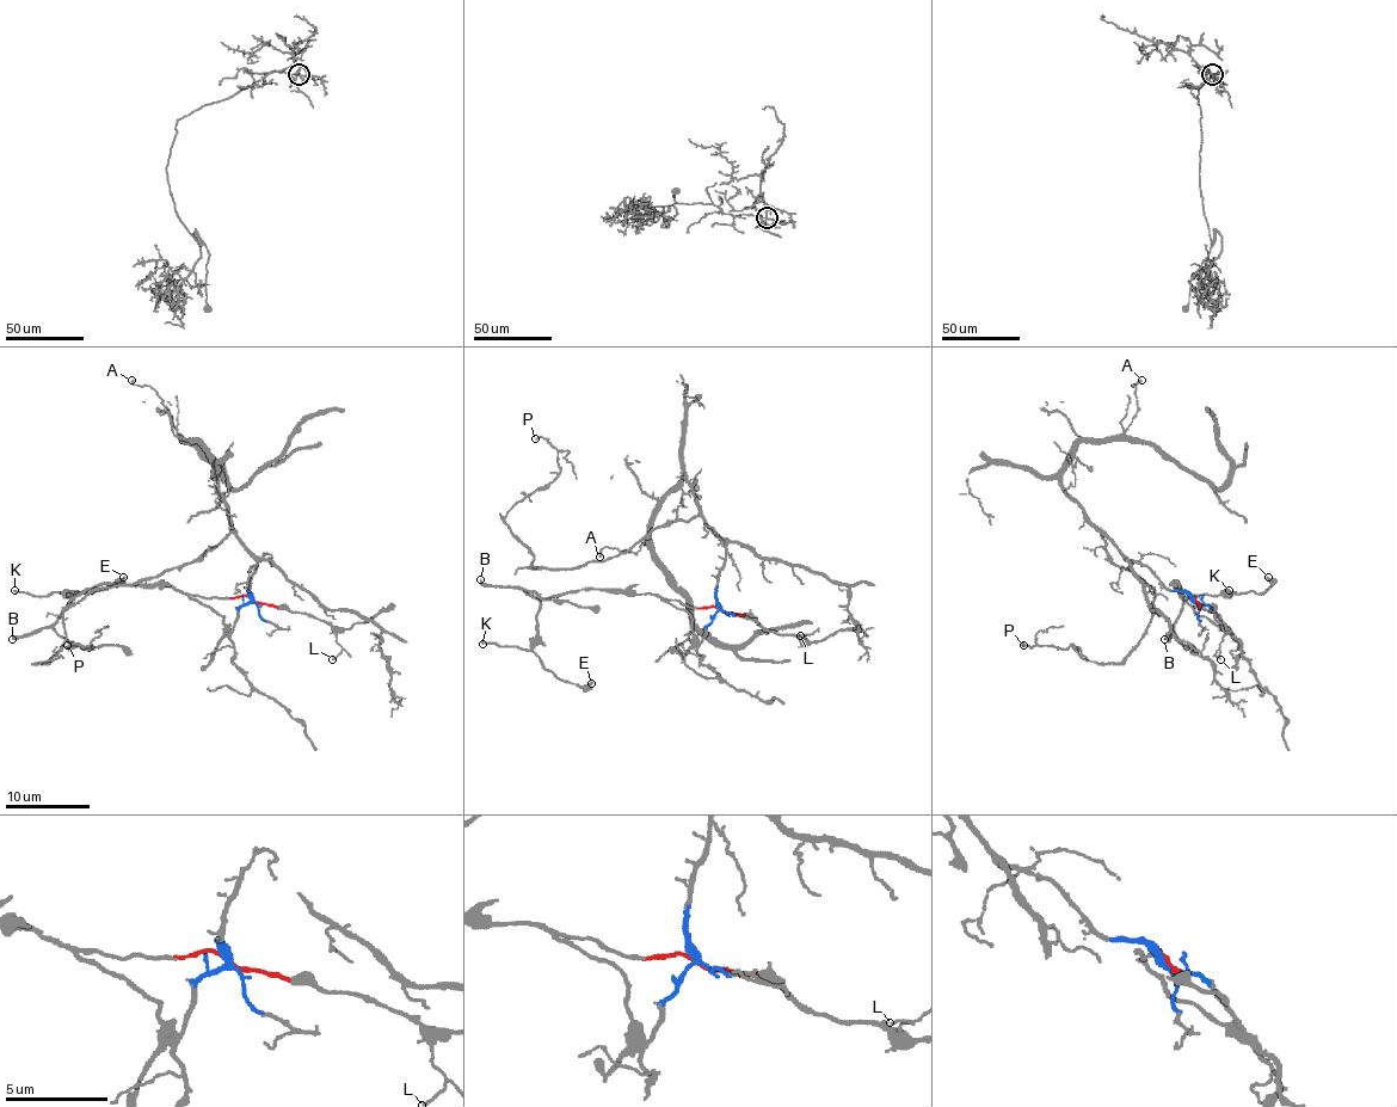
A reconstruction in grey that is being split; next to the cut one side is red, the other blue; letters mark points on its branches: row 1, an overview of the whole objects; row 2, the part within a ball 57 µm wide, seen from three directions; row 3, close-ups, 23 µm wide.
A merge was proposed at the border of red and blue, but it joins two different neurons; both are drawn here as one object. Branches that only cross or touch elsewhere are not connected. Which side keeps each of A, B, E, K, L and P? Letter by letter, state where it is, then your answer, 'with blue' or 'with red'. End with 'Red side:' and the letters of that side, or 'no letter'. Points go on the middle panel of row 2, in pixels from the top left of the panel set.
A: (599, 557) | with blue
B: (480, 579) | with red
E: (591, 683) | with red
K: (482, 644) | with red
L: (800, 635) | with red
P: (535, 438) | with blue
Red side: B, E, K, L

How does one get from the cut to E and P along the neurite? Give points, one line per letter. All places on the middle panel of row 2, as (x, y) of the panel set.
E: (721, 610), (598, 589), (566, 591), (543, 600), (533, 652), (558, 678), (584, 687), (592, 682)
P: (721, 610), (726, 542), (700, 517), (613, 557), (533, 567), (505, 521), (560, 471), (558, 453), (535, 438)

